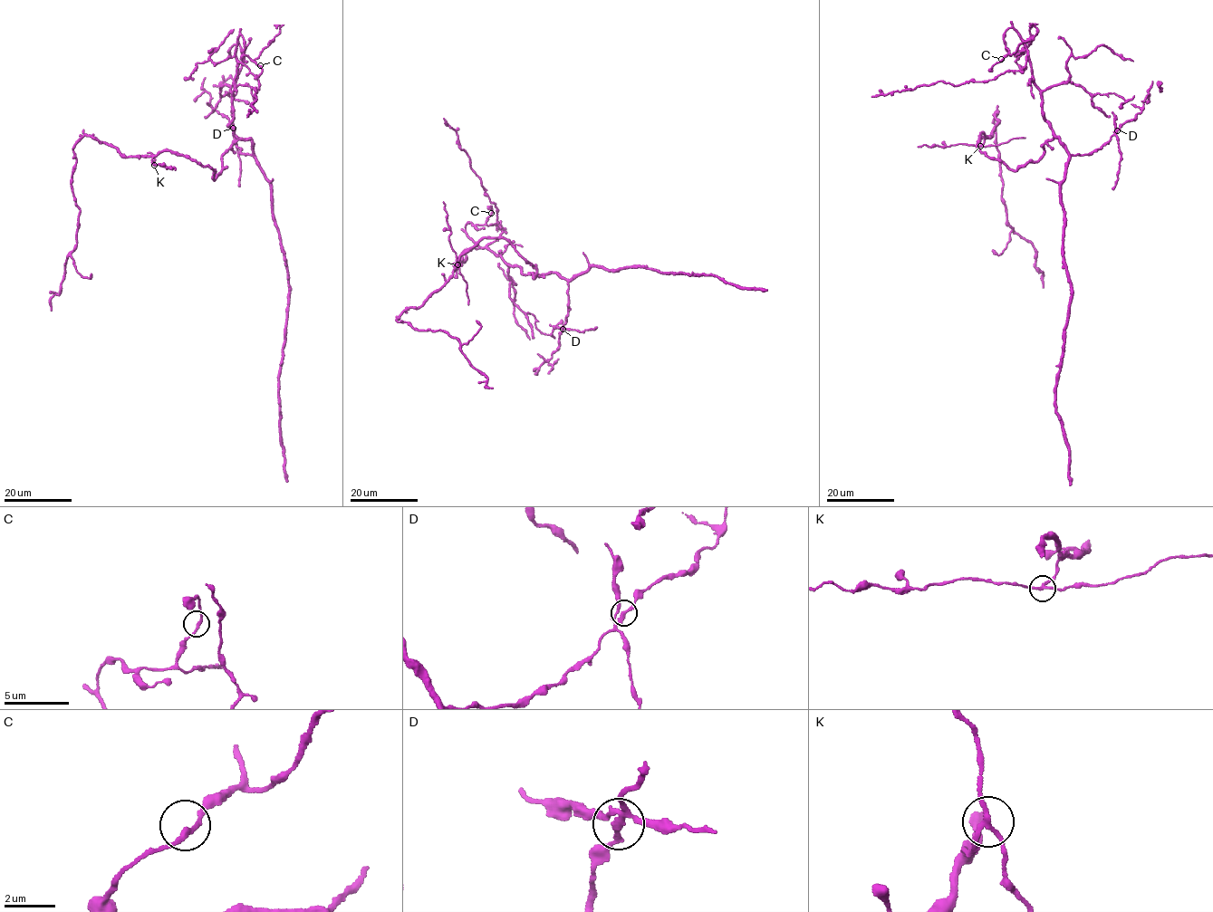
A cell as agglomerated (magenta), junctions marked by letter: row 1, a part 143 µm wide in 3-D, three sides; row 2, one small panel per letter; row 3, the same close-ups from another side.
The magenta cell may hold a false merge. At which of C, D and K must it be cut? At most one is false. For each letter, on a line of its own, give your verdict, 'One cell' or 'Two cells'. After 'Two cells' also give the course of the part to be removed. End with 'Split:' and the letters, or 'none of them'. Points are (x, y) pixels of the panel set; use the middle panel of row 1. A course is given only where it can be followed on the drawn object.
C: One cell
D: One cell
K: Two cells. Course of the part to remove: (457, 264), (456, 254), (448, 239), (451, 230), (443, 202)
Split: K

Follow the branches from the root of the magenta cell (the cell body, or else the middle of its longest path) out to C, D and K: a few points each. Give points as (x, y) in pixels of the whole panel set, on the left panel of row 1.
C: (222, 167), (221, 155), (236, 139), (228, 125), (240, 34), (243, 53), (260, 65)
D: (222, 167), (221, 155), (239, 139), (250, 139), (253, 155), (240, 153), (234, 141), (233, 128)
K: (222, 167), (214, 180), (211, 168), (168, 150), (153, 157), (154, 165)

